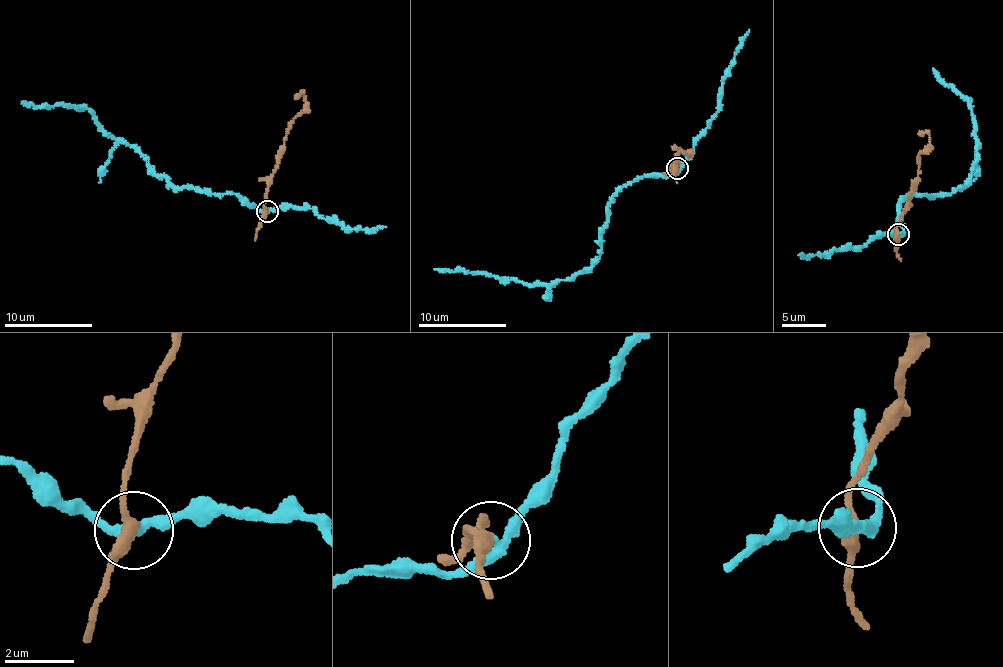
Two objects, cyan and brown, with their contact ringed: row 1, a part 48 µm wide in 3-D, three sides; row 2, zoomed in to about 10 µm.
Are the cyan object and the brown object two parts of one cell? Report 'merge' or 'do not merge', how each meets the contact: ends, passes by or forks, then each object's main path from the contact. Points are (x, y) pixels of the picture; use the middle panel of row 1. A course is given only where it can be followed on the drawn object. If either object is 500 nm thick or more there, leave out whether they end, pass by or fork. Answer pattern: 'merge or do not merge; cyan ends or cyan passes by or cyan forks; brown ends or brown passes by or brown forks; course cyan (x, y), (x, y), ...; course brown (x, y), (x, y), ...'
do not merge; cyan passes by; brown passes by; course cyan (677, 167), (668, 176), (634, 179), (613, 198), (601, 253), (567, 280), (501, 281), (434, 269); course brown (677, 167), (670, 165), (671, 168), (673, 160), (677, 162), (675, 158), (684, 151), (688, 154), (673, 147)

